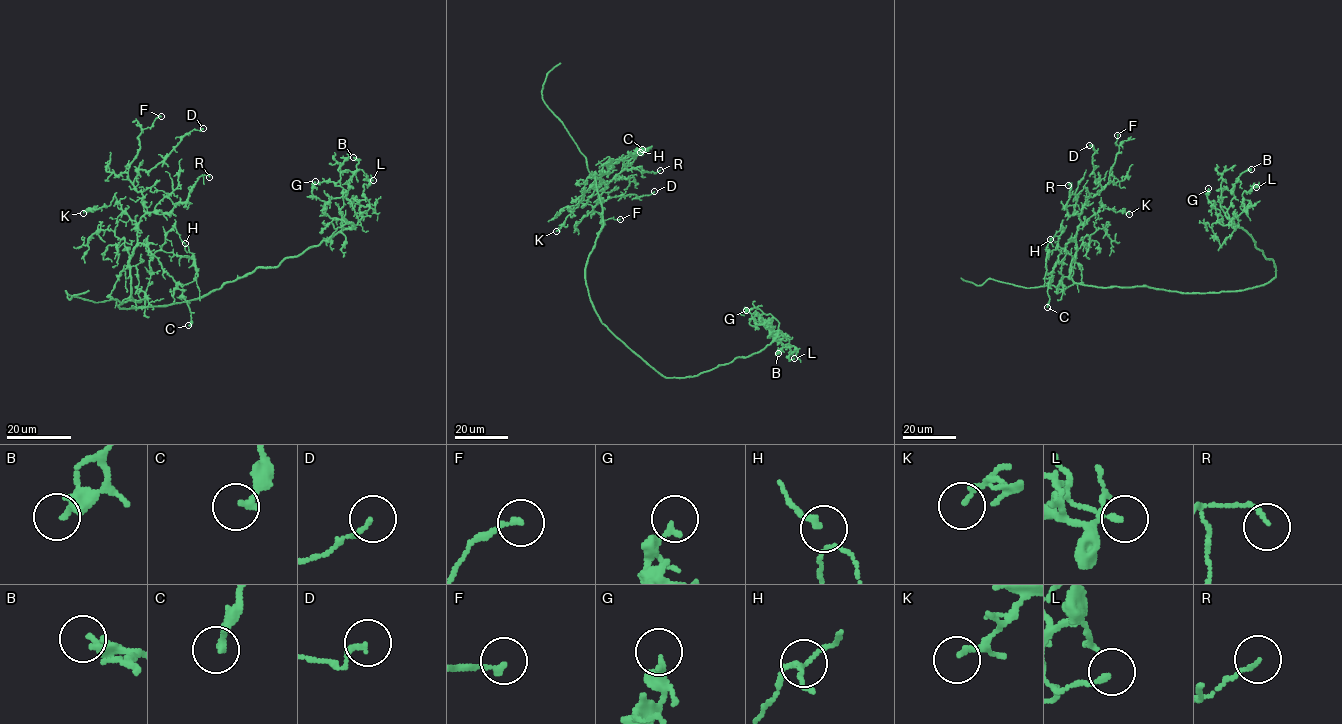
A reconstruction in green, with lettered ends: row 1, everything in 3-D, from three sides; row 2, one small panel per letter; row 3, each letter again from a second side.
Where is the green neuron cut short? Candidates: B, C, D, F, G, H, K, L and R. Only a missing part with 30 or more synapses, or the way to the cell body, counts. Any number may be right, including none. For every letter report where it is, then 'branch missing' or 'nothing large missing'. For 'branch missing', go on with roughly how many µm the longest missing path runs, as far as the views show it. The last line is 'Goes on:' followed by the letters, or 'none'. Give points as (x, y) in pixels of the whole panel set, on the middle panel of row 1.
B: place (778, 353); nothing large missing
C: place (642, 149); nothing large missing
D: place (654, 191); nothing large missing
F: place (620, 219); nothing large missing
G: place (746, 310); nothing large missing
H: place (640, 152); nothing large missing
K: place (556, 231); nothing large missing
L: place (794, 358); nothing large missing
R: place (660, 170); nothing large missing
Goes on: none

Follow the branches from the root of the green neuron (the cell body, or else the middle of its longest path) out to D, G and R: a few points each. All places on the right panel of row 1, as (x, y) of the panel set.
D: (1201, 293), (1103, 287), (1073, 280), (1069, 267), (1082, 207), (1101, 189), (1089, 145)
G: (1201, 293), (1241, 291), (1275, 277), (1273, 261), (1245, 230), (1215, 223), (1222, 216), (1207, 199), (1208, 188)
R: (1201, 293), (1075, 283), (1069, 267), (1080, 219), (1079, 214), (1067, 213), (1065, 205), (1071, 183), (1068, 185)

